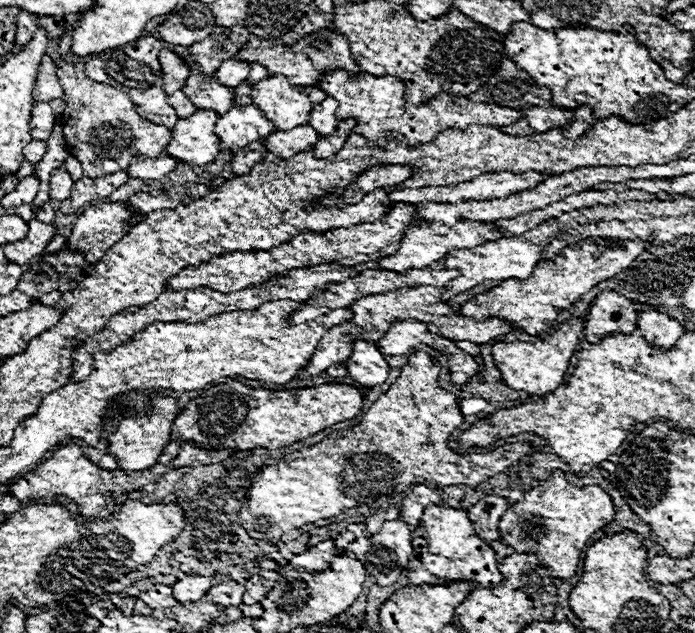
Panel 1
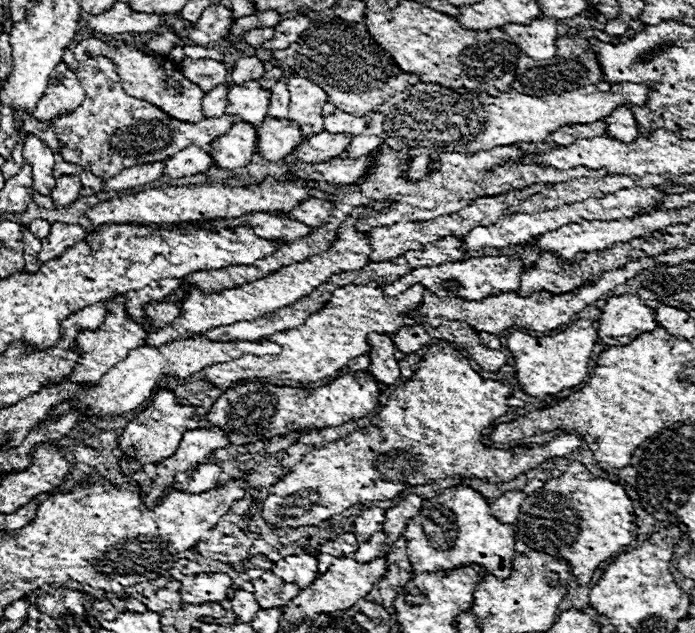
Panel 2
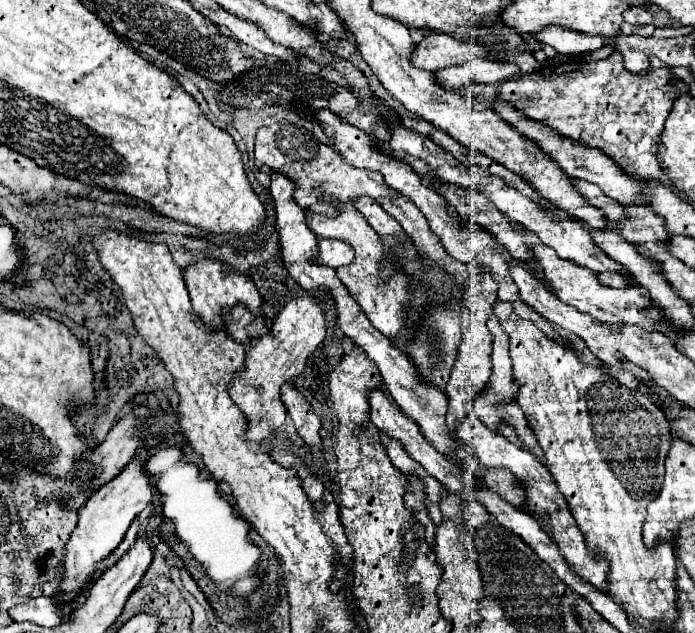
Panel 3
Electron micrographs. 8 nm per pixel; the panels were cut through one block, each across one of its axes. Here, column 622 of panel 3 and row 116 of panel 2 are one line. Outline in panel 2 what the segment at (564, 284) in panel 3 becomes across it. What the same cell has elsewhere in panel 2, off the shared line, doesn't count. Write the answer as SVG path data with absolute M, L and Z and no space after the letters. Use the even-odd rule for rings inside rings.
M292 76L288 80L288 92L290 92L290 116L288 120L300 124L304 136L314 136L322 132L322 106L328 100L328 94L316 86L314 82Z

